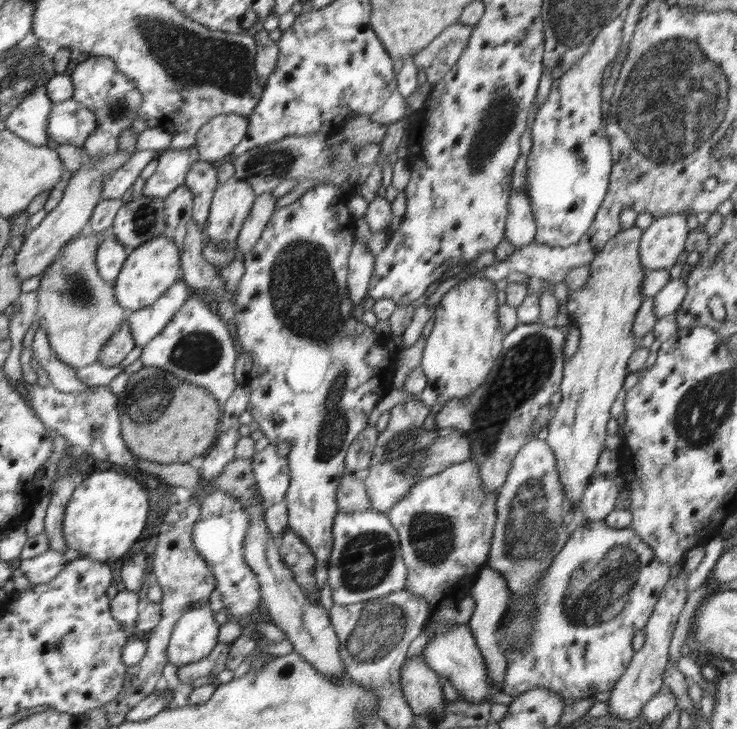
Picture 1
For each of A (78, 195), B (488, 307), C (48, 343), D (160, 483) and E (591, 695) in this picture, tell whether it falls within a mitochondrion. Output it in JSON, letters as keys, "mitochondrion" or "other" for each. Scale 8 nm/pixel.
{"A":"other","B":"other","C":"other","D":"other","E":"other"}

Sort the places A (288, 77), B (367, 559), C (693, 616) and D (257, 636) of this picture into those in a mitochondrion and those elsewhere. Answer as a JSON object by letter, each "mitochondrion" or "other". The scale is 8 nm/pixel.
{"A":"other","B":"mitochondrion","C":"other","D":"other"}

